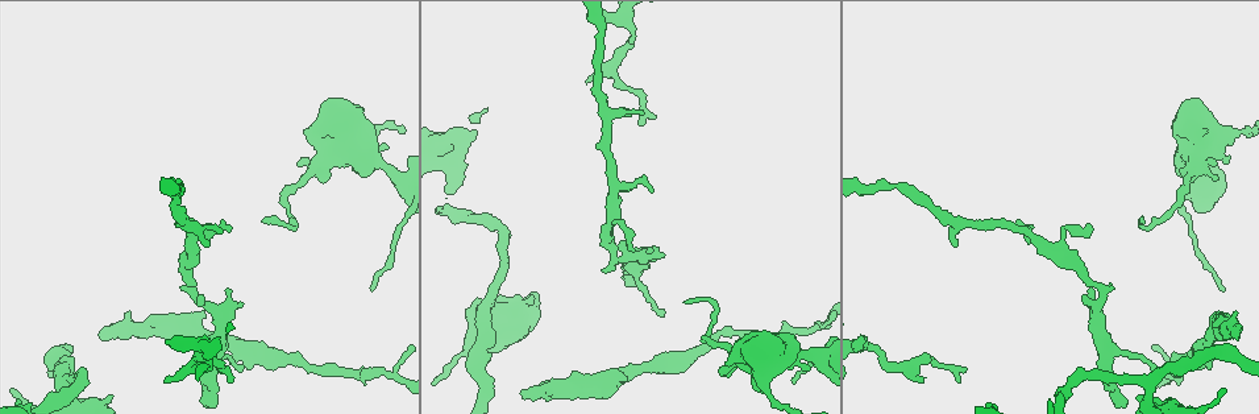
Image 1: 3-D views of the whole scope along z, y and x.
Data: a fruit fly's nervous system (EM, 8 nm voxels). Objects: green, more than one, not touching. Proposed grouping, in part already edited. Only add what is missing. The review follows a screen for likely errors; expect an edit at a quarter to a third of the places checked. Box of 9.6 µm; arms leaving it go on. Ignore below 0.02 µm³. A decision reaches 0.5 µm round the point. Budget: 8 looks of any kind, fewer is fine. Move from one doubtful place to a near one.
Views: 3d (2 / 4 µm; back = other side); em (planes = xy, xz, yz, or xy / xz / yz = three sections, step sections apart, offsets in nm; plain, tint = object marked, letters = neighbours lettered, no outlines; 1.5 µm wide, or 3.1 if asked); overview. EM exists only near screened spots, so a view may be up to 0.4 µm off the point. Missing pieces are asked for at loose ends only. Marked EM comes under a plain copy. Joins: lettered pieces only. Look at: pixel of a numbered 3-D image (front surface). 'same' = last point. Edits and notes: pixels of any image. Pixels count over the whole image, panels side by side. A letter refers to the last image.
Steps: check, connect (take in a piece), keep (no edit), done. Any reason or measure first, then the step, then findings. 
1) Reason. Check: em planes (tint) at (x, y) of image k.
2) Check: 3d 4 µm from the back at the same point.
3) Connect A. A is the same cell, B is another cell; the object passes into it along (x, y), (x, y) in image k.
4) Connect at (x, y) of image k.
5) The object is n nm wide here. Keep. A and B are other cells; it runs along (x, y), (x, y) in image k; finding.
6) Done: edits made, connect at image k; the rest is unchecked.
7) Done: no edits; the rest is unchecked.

Free end. Check: 3d 2 µm at (1215, 177) of image 1.

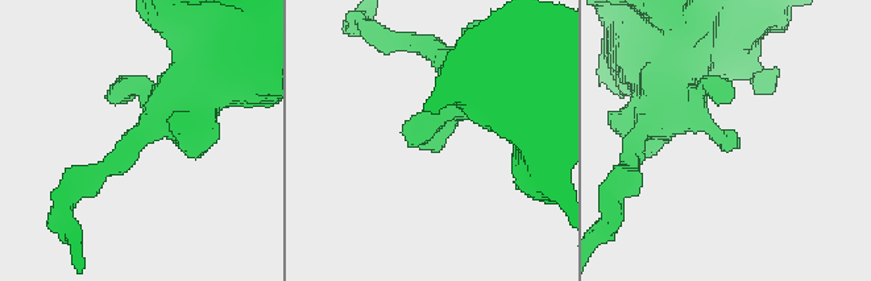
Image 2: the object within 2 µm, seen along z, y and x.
Check: em planes (letters) at (423, 149) of image 2.

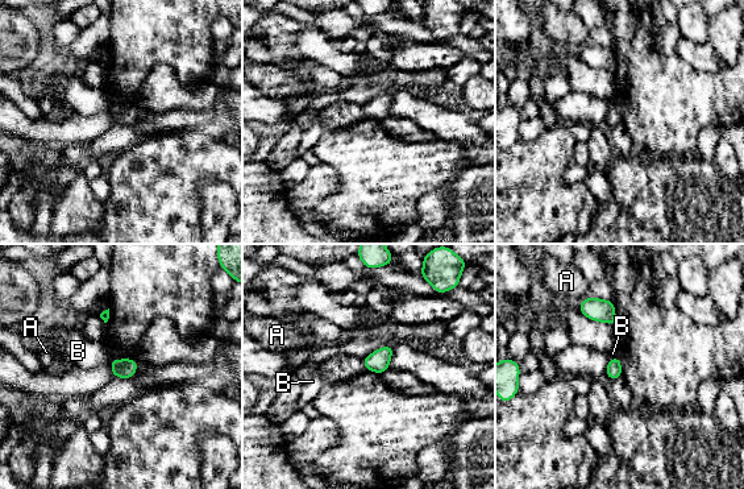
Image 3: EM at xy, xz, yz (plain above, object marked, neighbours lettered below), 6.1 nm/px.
Keep. A and B are other cells; a border runs along (113, 359), (108, 364) in image 3; none of them fits.

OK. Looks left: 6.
Stops while still wide. Check: 3d 2 µm at (663, 257) of image 1.

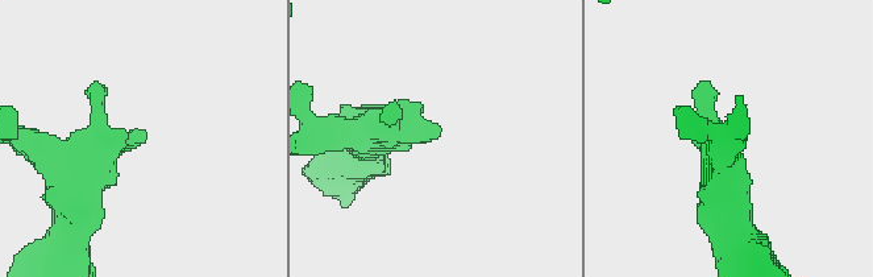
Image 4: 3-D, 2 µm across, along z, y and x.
Check: em xy step 4 (tint) at (437, 131) of image 4.

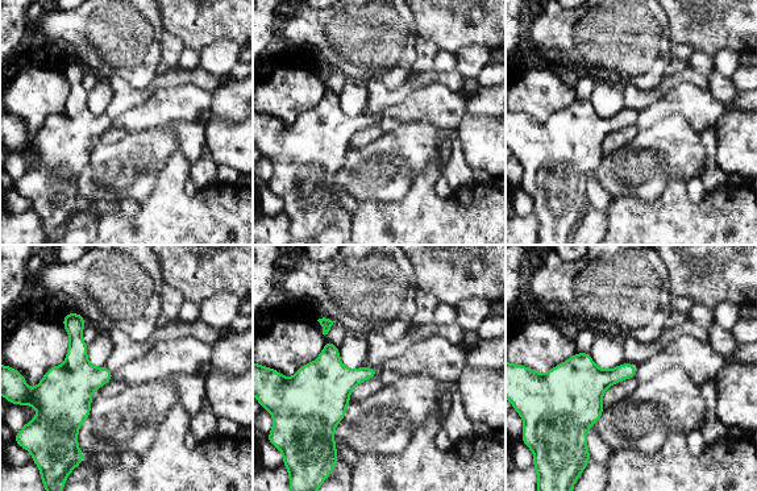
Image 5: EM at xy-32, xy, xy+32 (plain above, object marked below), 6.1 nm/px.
Cut it another way. Check: em planes (letters) at the same point.

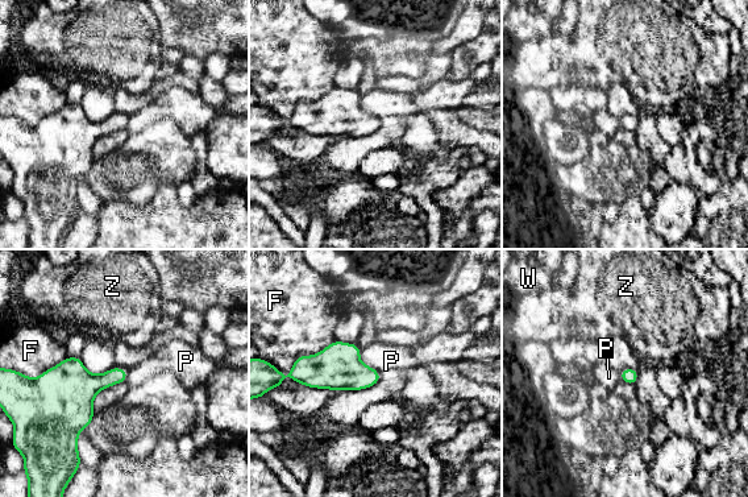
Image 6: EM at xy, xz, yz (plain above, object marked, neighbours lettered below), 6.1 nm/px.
Keep. F, P, W and Z are other cells; a border runs along (358, 355), (381, 379) in image 6; no lettered piece goes on from it.

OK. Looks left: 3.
Thin end. Check: 3d 2 µm at (650, 118) of image 1.

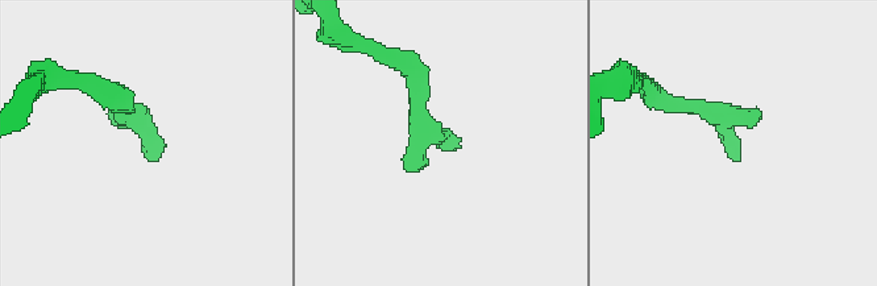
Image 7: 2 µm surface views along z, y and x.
Check: em xz step 4 (tint) at (732, 159) of image 7.

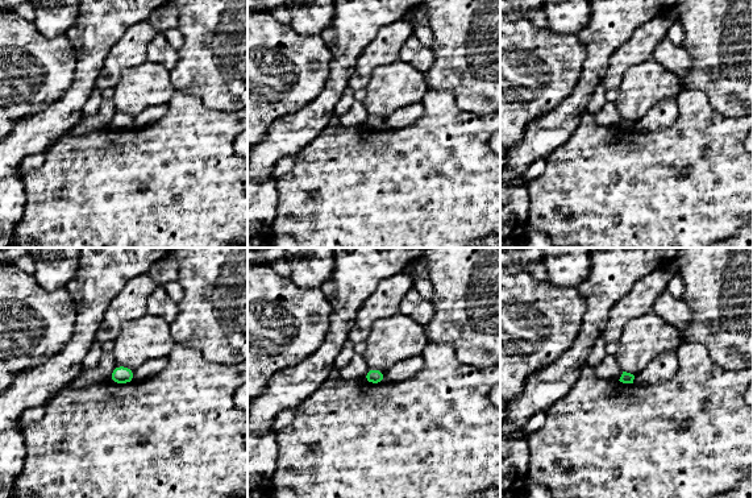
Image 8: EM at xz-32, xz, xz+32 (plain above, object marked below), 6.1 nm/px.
Cut it another way. Check: em planes (letters) at the same point.

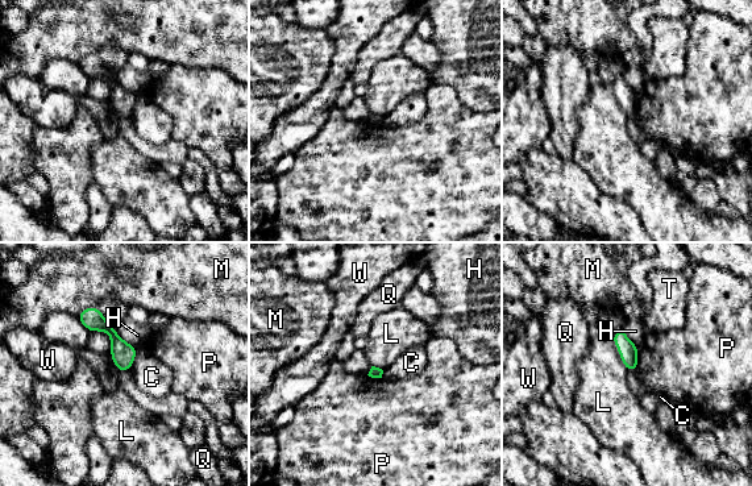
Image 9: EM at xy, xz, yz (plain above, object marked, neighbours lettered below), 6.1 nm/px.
Keep. C, H, L, M, P, Q, T and W are other cells; a border runs along (611, 339), (628, 372) in image 9; none of them fits.

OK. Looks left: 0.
Done: no edits; the rest is unchecked.

